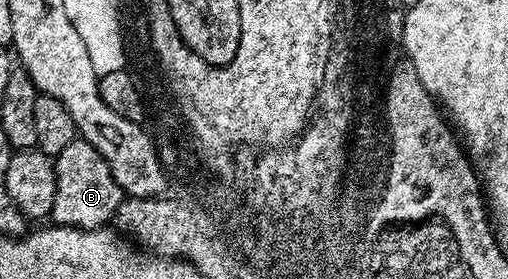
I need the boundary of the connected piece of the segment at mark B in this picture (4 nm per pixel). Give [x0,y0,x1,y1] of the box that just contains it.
[50,139,125,229]

